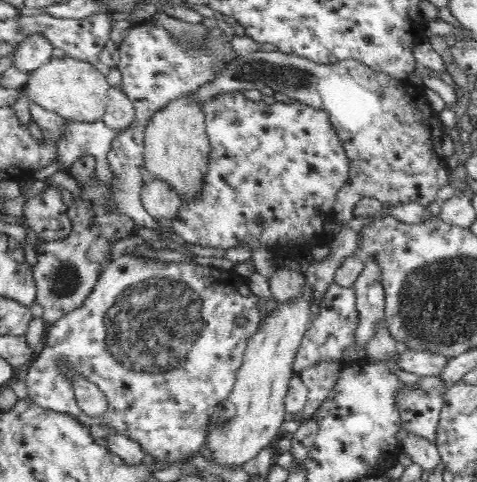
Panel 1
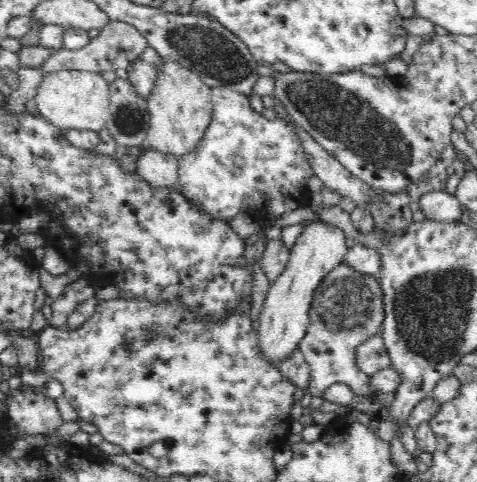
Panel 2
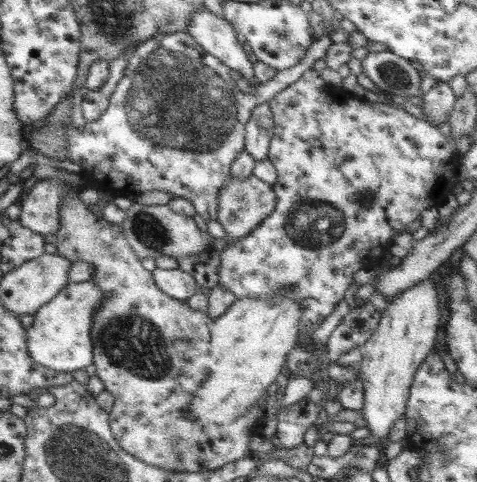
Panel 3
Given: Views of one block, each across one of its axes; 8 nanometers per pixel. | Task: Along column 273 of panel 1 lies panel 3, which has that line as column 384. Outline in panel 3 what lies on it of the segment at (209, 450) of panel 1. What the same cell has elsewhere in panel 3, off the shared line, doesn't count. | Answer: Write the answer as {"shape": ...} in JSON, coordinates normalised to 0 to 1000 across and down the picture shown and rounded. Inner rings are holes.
{"shape":[[[895,581],[845,602],[836,618],[803,643],[790,685],[757,718],[761,743],[748,776],[753,797],[761,801],[761,846],[753,851],[753,863],[765,876],[761,888],[769,888],[774,905],[790,917],[811,913],[824,880],[849,867],[866,776],[887,755],[891,739],[908,730],[908,710],[916,705],[920,685],[920,643],[912,622],[912,598]]]}

